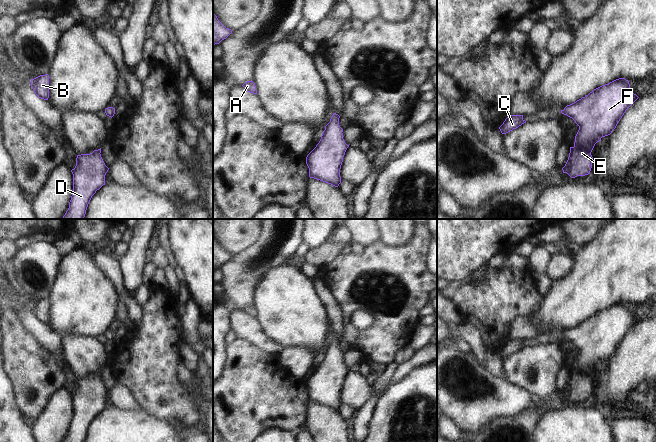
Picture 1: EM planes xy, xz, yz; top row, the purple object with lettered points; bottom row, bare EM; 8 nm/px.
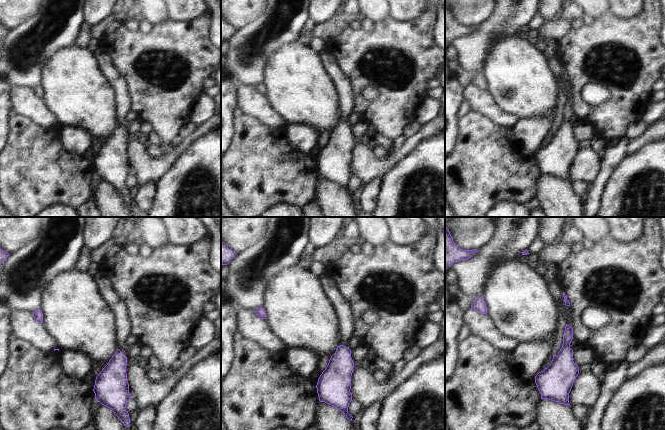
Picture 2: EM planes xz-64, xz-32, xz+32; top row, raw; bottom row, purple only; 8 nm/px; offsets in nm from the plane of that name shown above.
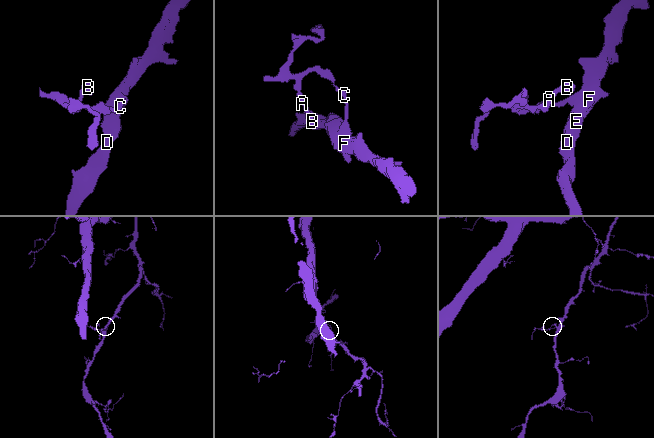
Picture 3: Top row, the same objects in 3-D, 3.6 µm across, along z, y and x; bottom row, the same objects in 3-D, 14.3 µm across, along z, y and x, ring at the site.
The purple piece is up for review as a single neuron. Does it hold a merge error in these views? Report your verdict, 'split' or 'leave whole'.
leave whole

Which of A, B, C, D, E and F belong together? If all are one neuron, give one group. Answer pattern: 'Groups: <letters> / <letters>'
Groups: A B C D E F.

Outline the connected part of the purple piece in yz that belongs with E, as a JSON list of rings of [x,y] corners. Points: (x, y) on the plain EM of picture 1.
[[[619,302],[561,334],[579,350],[574,370],[570,371],[568,384],[562,392],[563,397],[571,402],[590,398],[591,376],[595,368],[612,357],[626,334],[638,322],[632,316],[629,305]]]

